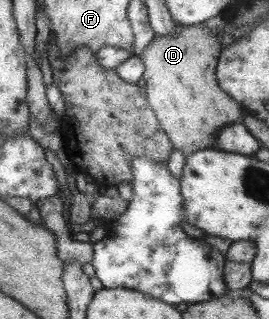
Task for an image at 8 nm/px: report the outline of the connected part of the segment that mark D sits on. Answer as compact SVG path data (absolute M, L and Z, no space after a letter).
M174 22L174 35L154 35L142 54L146 101L151 107L160 129L170 140L173 149L184 157L202 149L212 149L214 135L238 121L243 107L222 91L214 75L220 56L220 36L205 30L203 25L180 25Z

